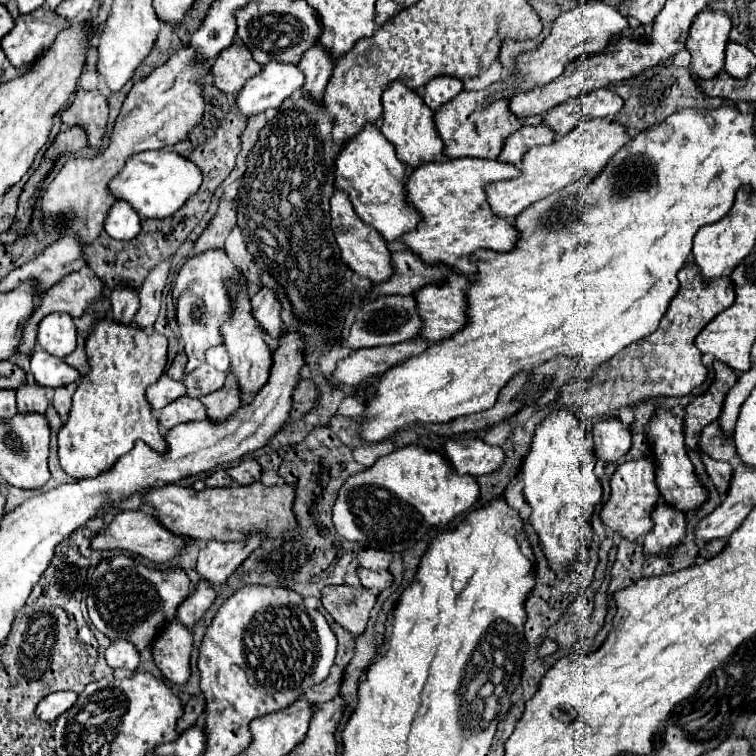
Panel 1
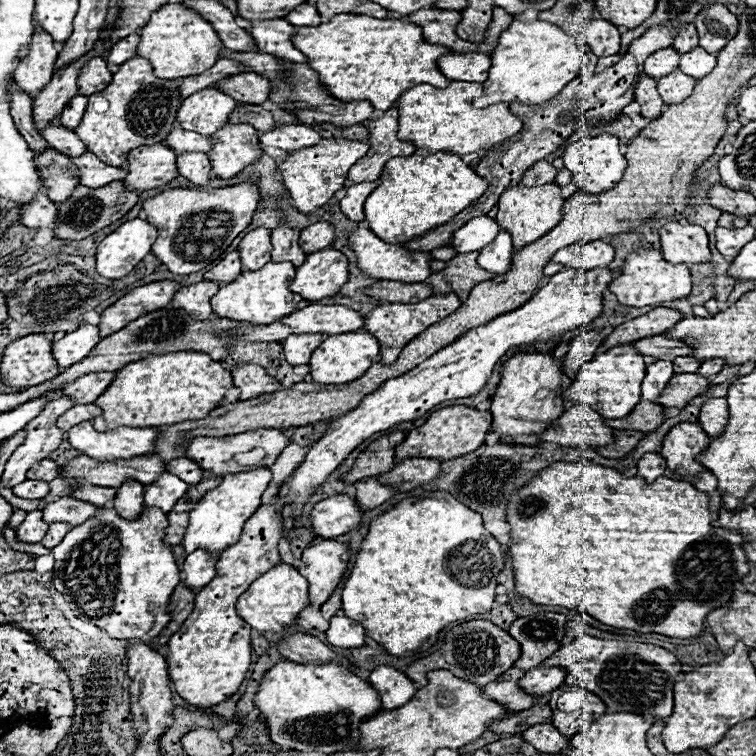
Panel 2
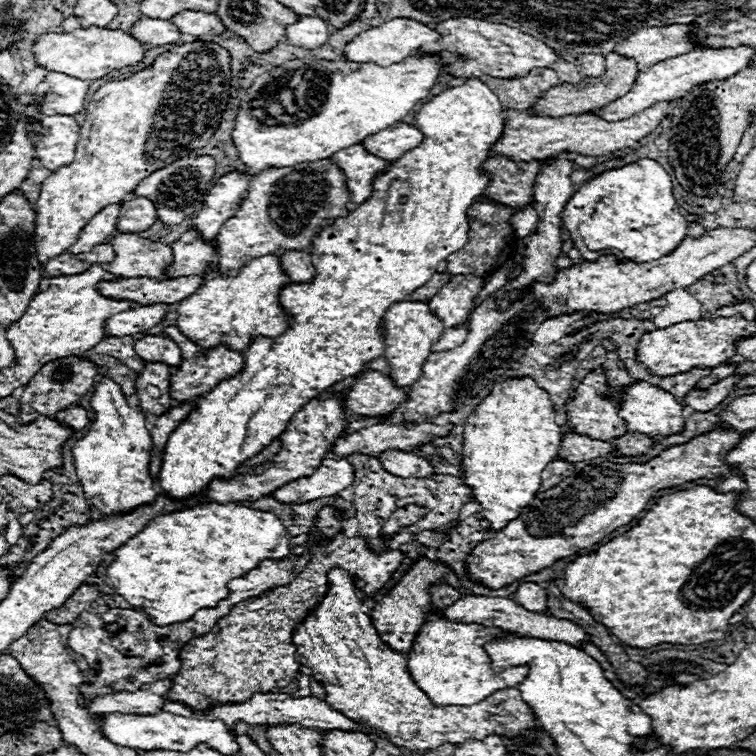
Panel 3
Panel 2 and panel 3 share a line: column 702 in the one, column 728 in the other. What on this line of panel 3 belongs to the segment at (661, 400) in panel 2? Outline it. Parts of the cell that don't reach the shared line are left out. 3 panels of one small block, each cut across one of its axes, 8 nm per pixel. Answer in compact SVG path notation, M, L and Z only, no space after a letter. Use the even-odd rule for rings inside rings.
M730 376L730 378L724 378L724 380L720 380L720 382L716 382L716 384L712 384L710 388L706 388L706 390L698 390L698 388L692 388L684 398L682 398L682 402L686 404L686 406L690 406L692 410L696 410L696 412L708 412L708 410L714 410L728 394L730 394L730 390L732 390L732 386L740 380L742 376Z

